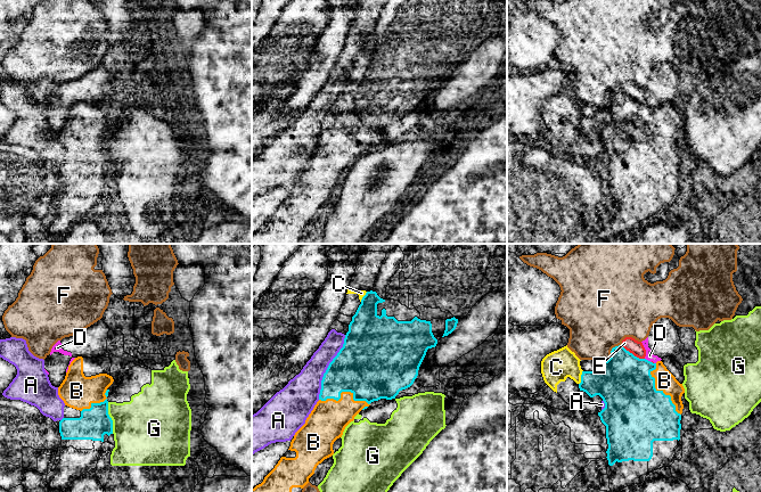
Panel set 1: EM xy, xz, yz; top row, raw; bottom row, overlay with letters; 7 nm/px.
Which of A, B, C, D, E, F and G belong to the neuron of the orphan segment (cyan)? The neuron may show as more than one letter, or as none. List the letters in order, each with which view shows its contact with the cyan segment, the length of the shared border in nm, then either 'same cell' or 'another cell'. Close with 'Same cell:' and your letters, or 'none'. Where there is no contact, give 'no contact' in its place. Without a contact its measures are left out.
A: contact in xz; length 500 nm; another cell
B: contact in xz; length 360 nm; same cell
C: contact in yz; length 110 nm; another cell
D: contact in yz; length 60 nm; another cell
E: contact in yz; length 190 nm; another cell
F: contact in yz; length 220 nm; another cell
G: contact in xy; length 220 nm; another cell
Same cell: B

